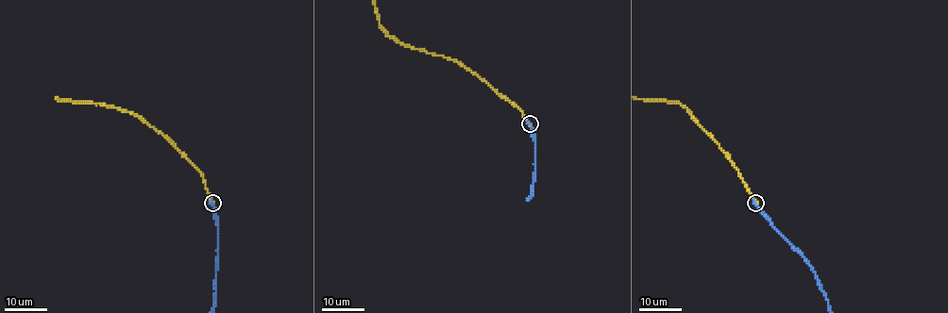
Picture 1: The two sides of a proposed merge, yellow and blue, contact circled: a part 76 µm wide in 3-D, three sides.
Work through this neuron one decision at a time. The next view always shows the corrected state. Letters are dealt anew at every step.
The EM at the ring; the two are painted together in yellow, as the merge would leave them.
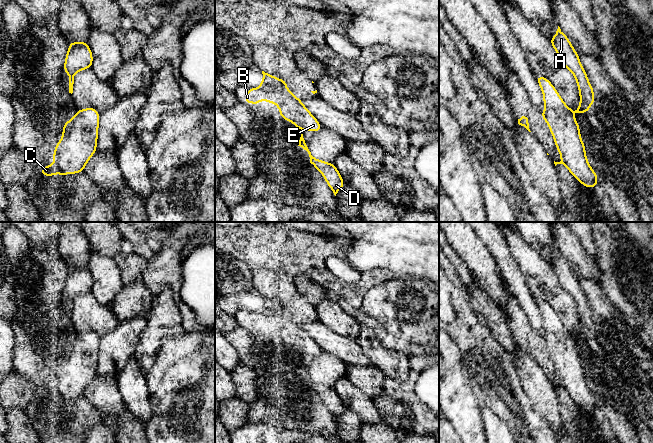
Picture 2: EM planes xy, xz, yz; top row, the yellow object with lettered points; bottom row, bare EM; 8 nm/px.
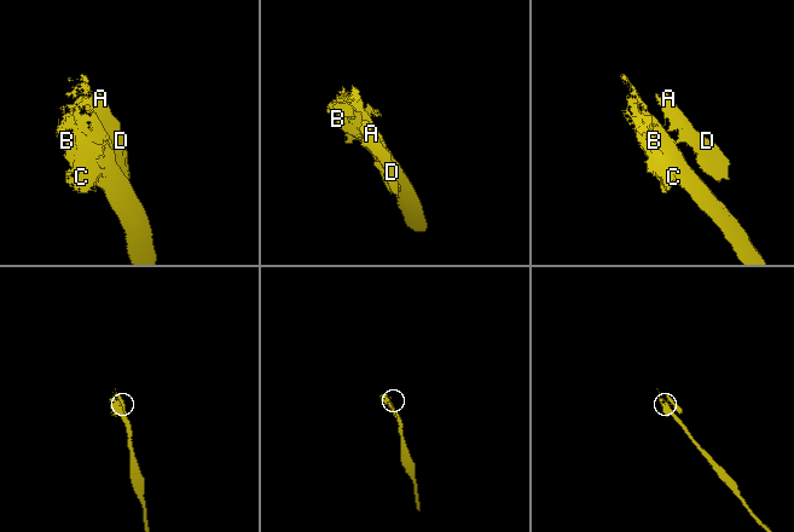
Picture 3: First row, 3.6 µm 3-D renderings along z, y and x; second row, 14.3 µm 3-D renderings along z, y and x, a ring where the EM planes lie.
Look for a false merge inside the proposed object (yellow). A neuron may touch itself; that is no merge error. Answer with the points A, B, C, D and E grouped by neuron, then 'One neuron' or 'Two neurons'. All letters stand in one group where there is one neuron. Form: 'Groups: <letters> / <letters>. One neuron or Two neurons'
Groups: A D / B C E. Two neurons

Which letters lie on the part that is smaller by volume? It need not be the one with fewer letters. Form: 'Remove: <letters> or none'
Remove: A, D

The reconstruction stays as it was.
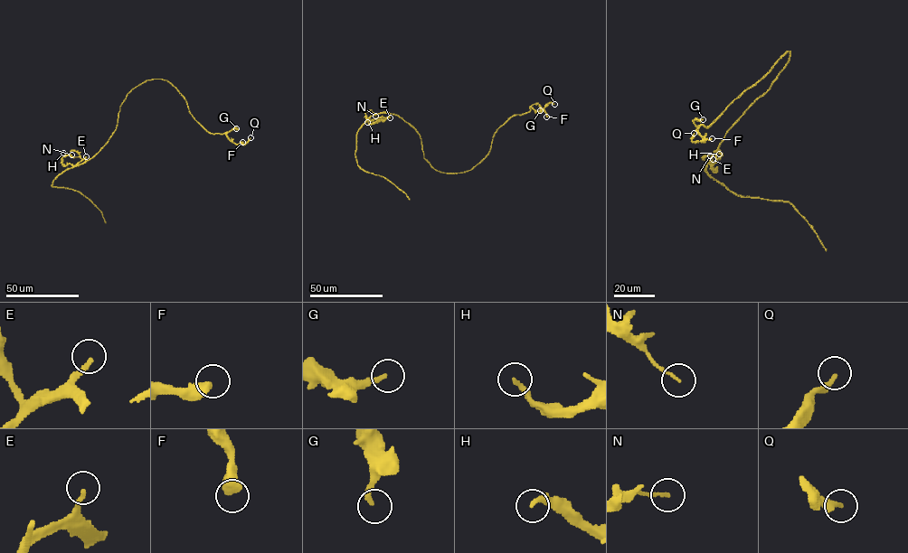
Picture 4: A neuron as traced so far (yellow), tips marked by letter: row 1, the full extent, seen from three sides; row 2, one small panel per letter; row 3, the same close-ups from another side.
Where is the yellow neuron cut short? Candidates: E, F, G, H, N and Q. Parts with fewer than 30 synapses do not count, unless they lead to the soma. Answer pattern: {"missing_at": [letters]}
{"missing_at": []}

